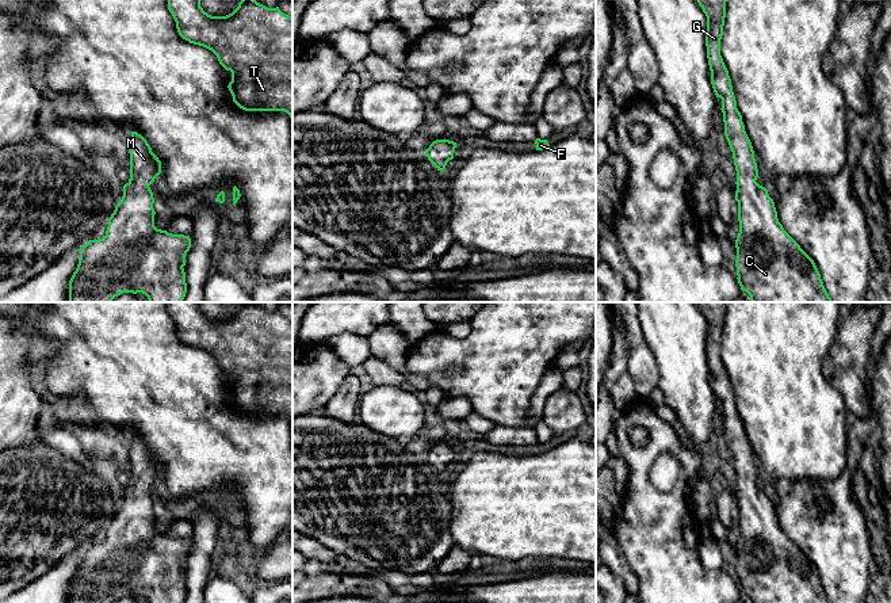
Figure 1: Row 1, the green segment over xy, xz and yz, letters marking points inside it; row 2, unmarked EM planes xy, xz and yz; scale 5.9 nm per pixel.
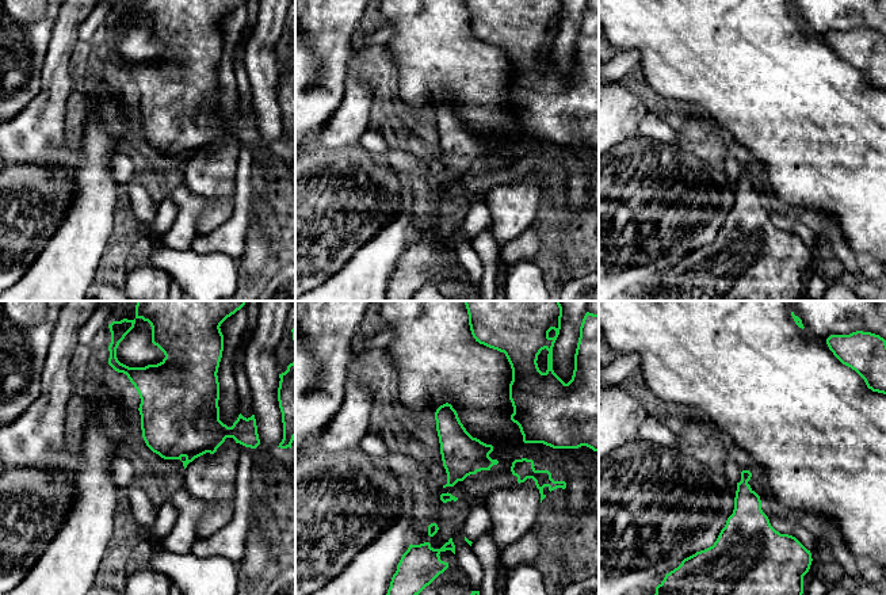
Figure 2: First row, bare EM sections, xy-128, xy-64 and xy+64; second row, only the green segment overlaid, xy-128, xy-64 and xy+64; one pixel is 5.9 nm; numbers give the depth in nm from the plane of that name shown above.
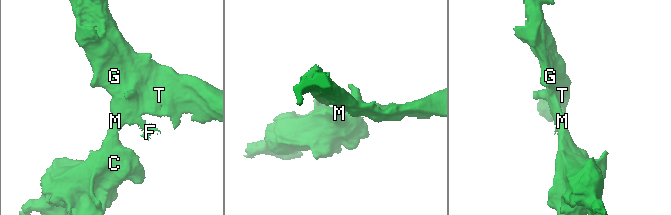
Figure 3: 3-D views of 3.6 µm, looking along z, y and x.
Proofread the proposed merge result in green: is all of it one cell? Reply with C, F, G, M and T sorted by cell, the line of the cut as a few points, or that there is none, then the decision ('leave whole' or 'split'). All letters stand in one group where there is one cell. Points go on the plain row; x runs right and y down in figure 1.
C F G M T; no cut; leave whole

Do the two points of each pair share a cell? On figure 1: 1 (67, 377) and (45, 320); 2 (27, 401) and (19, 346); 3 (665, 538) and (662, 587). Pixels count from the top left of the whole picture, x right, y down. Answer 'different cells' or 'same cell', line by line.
1: same cell
2: same cell
3: same cell

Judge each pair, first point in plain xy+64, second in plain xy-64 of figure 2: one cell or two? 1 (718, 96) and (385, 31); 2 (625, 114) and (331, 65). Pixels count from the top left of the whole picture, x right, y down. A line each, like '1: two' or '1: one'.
1: two
2: one

